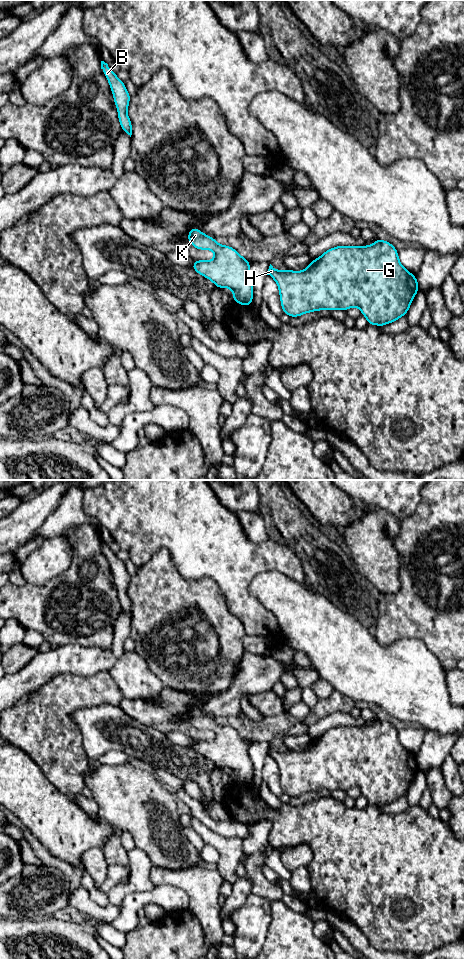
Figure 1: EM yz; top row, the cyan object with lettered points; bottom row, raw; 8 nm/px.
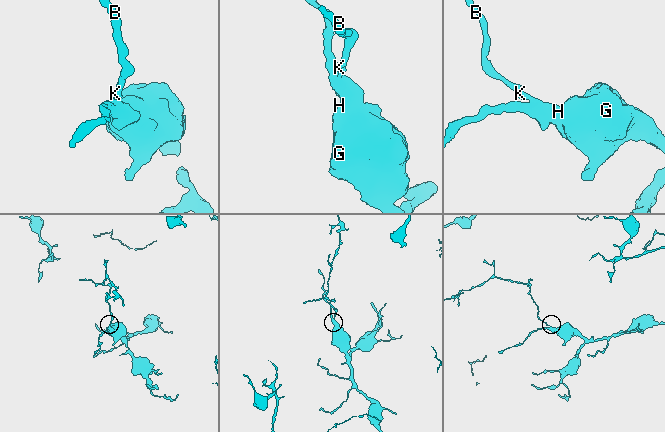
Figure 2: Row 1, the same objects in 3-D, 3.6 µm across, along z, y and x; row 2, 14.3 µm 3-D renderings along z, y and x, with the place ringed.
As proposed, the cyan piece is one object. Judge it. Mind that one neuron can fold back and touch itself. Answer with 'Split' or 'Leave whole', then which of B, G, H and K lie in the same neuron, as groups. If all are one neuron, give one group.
Leave whole. Groups: B G H K

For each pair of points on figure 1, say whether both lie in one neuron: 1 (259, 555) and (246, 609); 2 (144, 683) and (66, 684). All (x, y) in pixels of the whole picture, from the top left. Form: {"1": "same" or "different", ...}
{"1": "same", "2": "different"}

